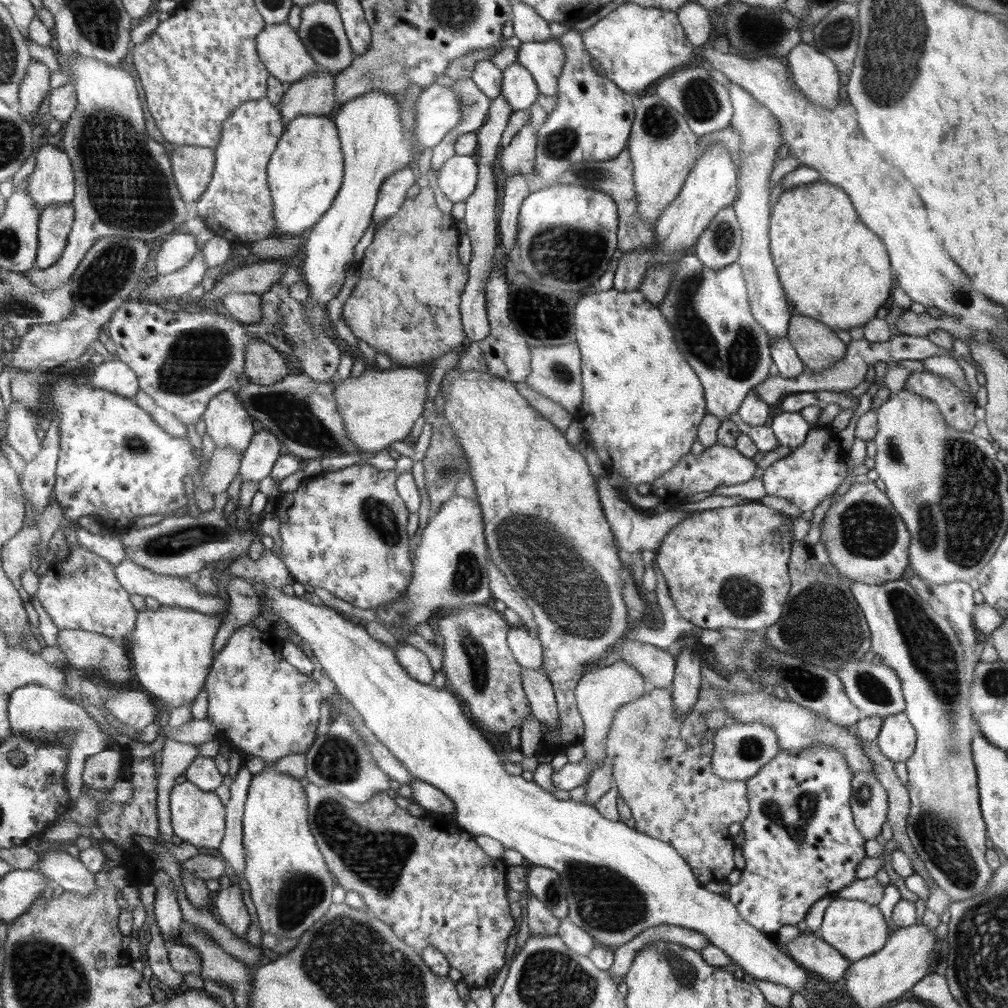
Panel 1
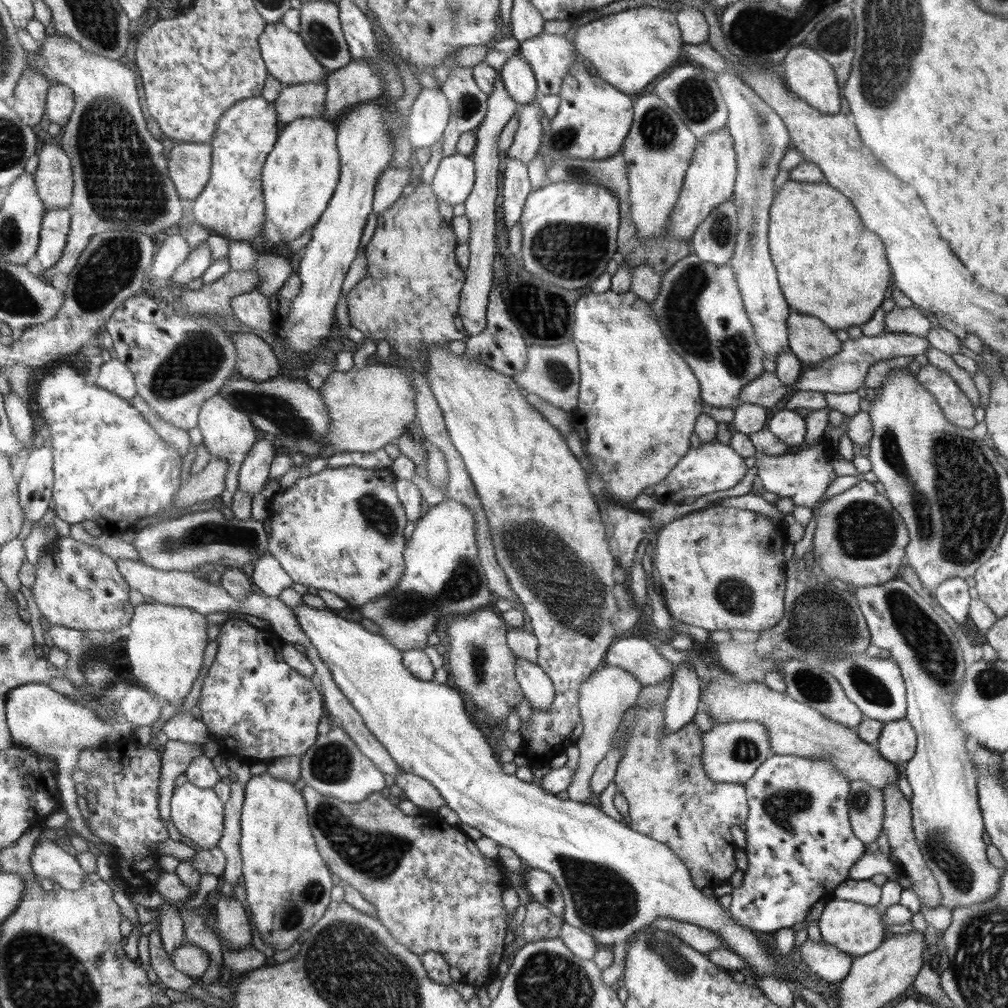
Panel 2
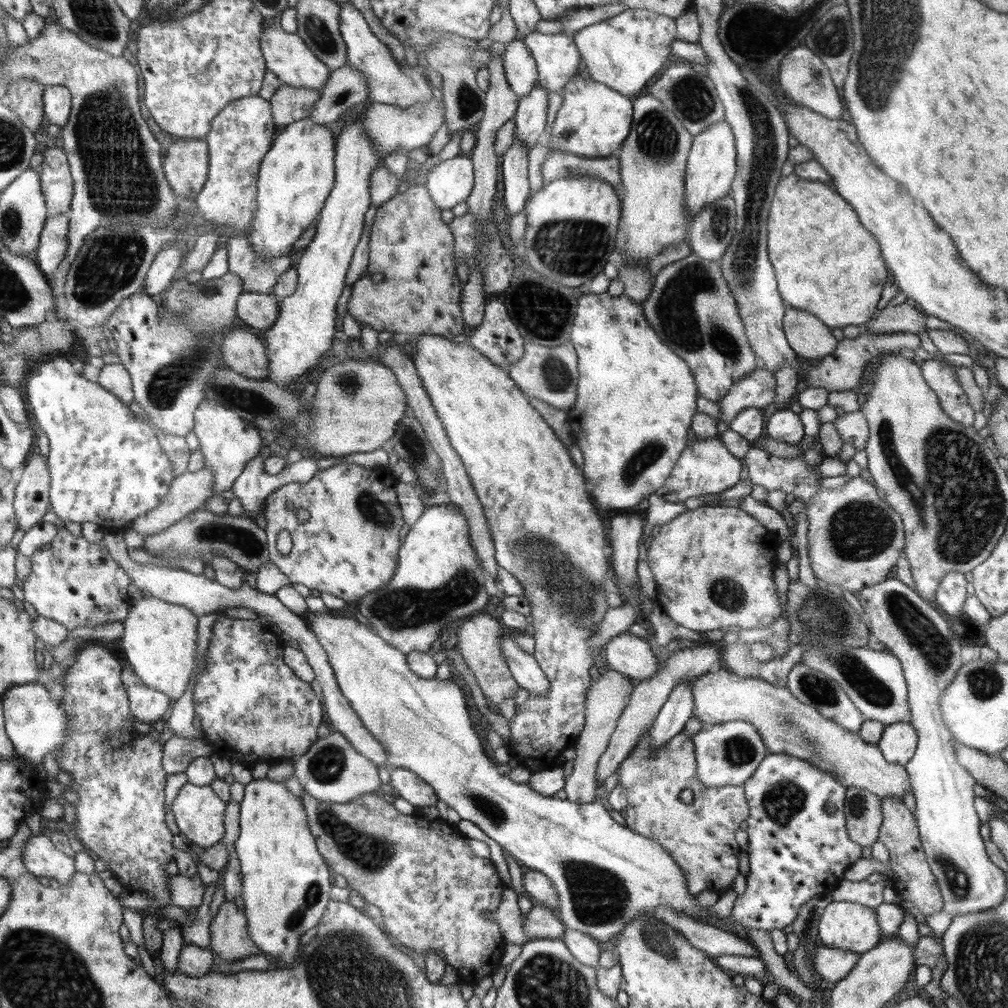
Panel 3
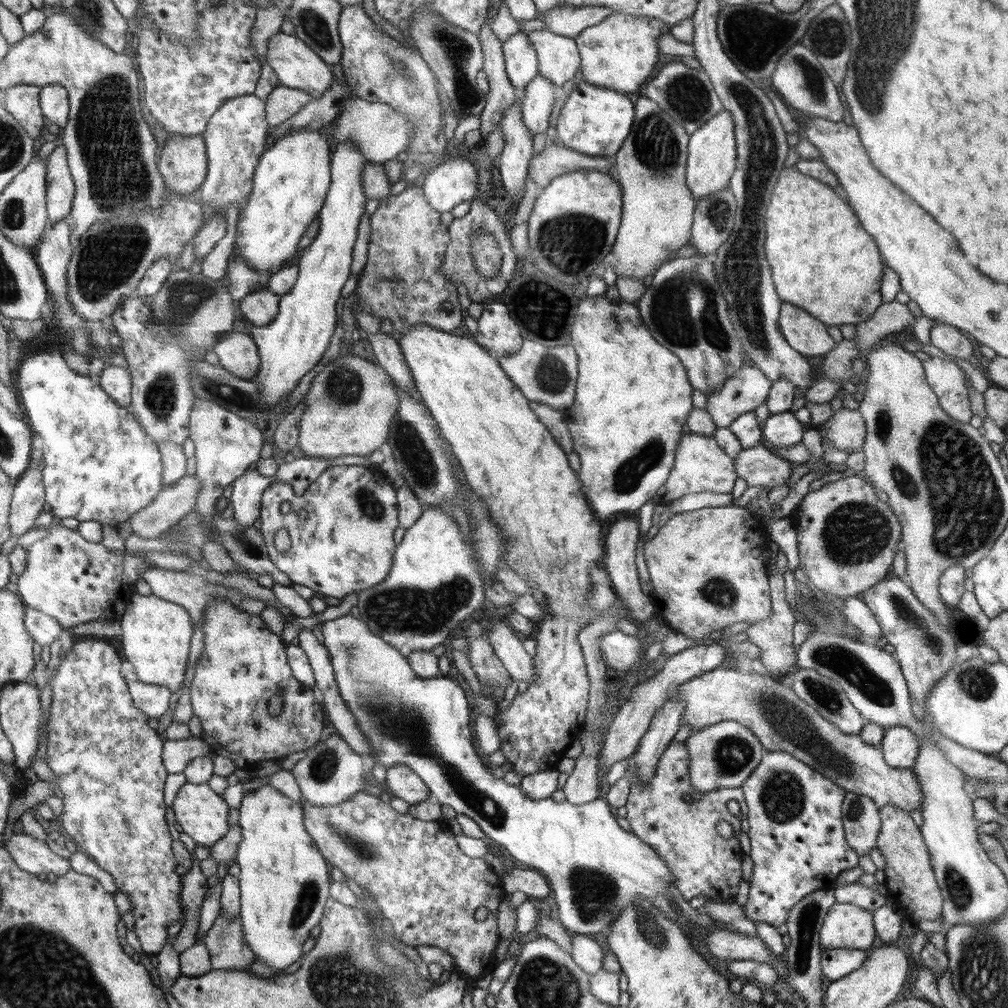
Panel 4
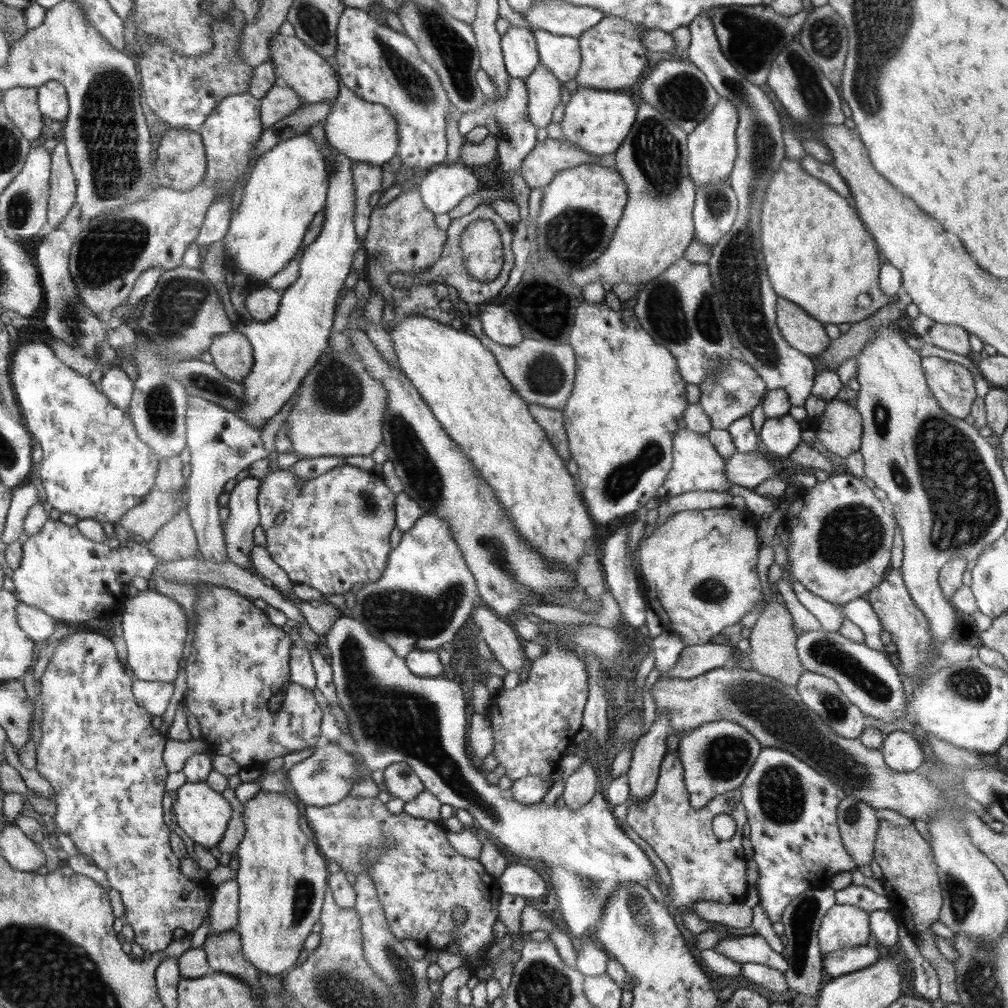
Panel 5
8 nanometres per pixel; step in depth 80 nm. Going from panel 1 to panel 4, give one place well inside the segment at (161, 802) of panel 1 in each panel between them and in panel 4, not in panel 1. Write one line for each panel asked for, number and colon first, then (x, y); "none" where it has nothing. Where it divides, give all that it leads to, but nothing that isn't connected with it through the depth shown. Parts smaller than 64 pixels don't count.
2: (176, 756)
3: (178, 753)
4: (177, 754)

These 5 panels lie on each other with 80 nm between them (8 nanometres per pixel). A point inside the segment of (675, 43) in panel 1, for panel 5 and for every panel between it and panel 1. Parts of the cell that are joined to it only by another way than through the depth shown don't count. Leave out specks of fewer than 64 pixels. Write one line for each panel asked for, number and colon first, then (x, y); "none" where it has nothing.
2: (630, 48)
3: (623, 52)
4: (619, 53)
5: (613, 57)

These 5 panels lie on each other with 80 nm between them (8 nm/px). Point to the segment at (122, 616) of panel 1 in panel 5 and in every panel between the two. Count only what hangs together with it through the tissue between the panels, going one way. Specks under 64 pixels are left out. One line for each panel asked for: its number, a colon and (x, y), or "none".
2: (77, 586)
3: (77, 583)
4: (73, 580)
5: (72, 579)

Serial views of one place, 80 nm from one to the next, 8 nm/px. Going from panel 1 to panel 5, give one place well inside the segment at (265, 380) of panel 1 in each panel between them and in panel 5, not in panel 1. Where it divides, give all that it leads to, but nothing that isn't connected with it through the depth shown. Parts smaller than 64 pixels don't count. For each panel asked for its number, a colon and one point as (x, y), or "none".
2: (256, 361)
3: (244, 353)
4: (237, 353)
5: (232, 354)

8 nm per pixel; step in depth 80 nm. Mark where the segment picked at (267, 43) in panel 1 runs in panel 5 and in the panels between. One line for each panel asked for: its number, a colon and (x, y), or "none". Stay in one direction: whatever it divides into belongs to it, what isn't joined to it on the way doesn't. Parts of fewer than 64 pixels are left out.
2: (285, 55)
3: (285, 54)
4: (297, 66)
5: (306, 72)

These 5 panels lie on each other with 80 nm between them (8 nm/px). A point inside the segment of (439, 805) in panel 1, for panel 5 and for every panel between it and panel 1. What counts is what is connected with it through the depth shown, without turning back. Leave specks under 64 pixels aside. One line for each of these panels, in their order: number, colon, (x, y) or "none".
2: (421, 793)
3: (407, 785)
4: (402, 782)
5: (400, 781)

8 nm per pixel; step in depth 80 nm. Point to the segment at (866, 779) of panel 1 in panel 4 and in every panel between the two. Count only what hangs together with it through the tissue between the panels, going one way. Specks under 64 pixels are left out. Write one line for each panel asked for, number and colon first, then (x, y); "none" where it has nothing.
2: (865, 805)
3: (863, 814)
4: (860, 820)

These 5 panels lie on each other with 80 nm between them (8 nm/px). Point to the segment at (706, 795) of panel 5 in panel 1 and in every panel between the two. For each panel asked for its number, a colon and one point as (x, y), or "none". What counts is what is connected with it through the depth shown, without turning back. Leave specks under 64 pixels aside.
1: (739, 750)
2: (732, 751)
3: (727, 754)
4: (723, 755)

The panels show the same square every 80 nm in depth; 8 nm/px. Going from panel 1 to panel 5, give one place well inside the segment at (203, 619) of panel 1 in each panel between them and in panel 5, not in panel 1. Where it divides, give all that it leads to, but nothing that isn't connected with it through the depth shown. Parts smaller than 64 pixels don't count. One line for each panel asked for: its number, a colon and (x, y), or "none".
2: (165, 644)
3: (159, 641)
4: (155, 636)
5: (154, 627)

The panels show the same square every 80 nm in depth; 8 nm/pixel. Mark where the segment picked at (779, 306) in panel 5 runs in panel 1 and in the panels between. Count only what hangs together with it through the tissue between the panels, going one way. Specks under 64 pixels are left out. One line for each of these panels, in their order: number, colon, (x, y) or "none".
1: (819, 348)
2: (810, 340)
3: (810, 339)
4: (806, 334)

